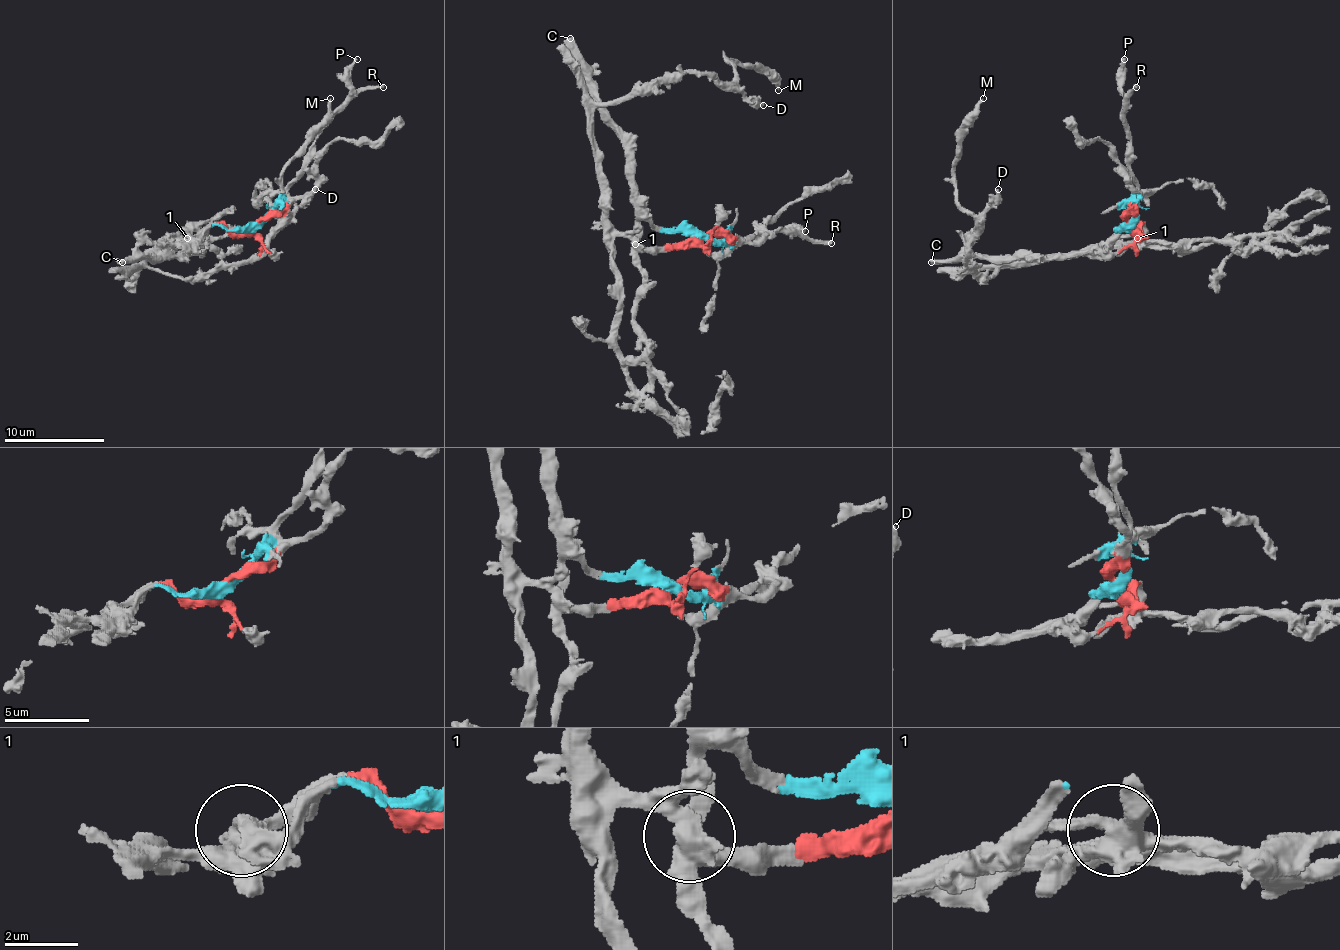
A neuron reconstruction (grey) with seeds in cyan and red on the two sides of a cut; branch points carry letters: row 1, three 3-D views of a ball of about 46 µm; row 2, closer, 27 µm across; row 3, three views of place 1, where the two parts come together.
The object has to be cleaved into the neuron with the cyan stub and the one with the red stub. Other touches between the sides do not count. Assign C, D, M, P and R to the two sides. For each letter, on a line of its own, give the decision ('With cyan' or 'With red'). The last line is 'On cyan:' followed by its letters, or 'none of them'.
C: With cyan
D: With red
M: With red
P: With cyan
R: With cyan
On cyan: C, P, R

